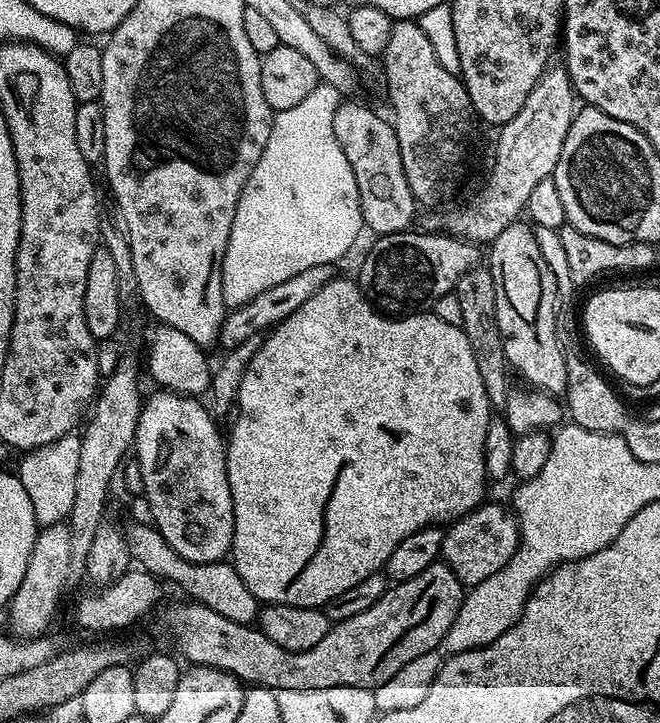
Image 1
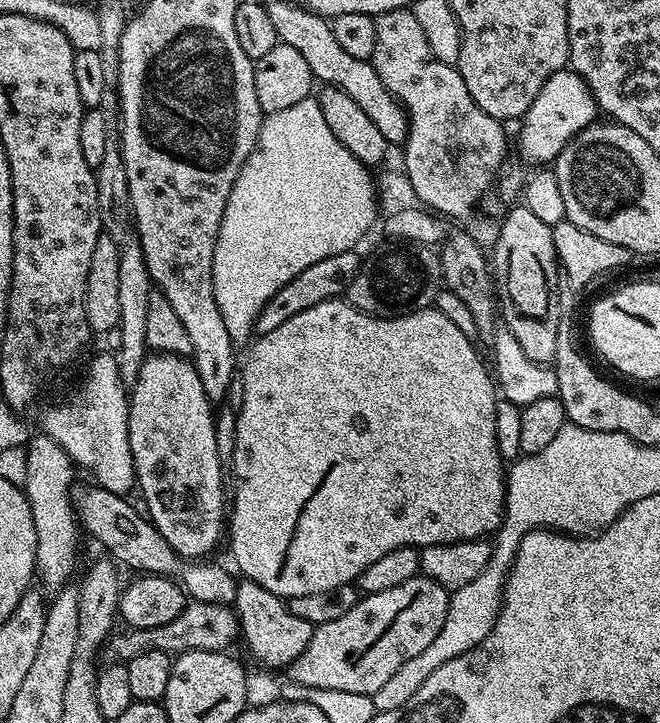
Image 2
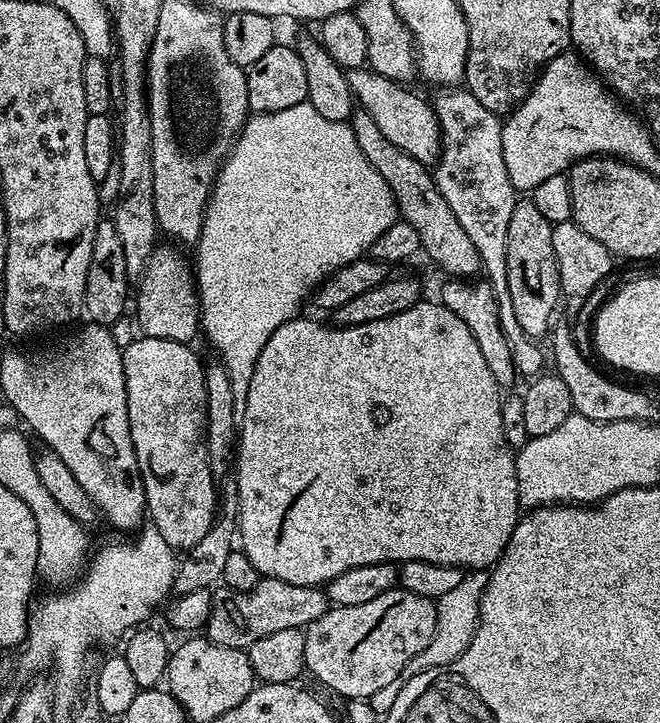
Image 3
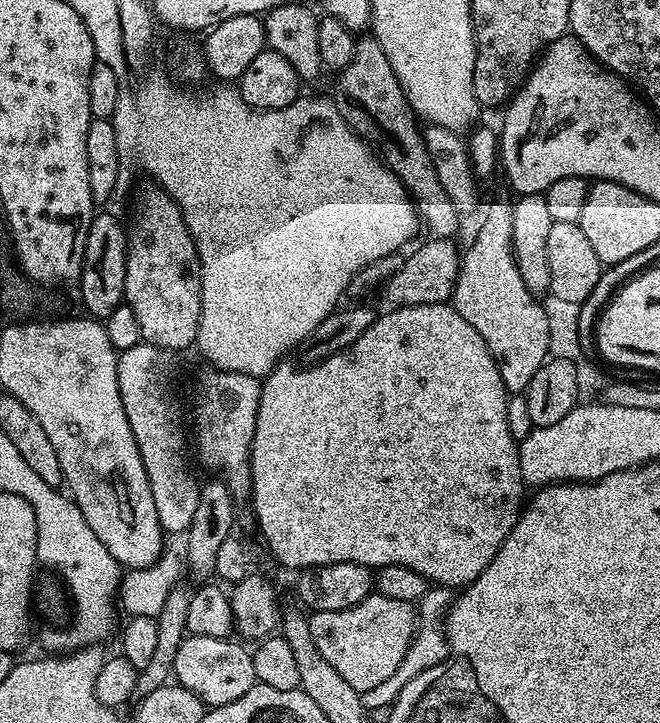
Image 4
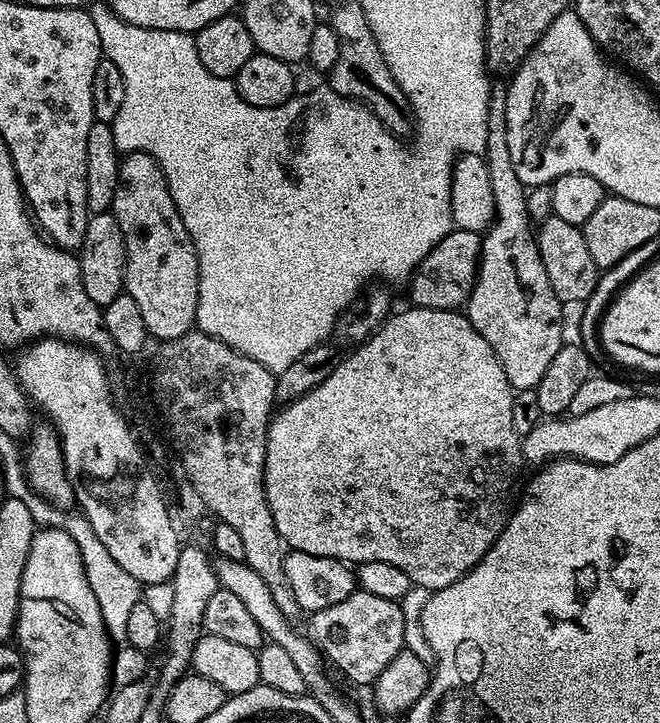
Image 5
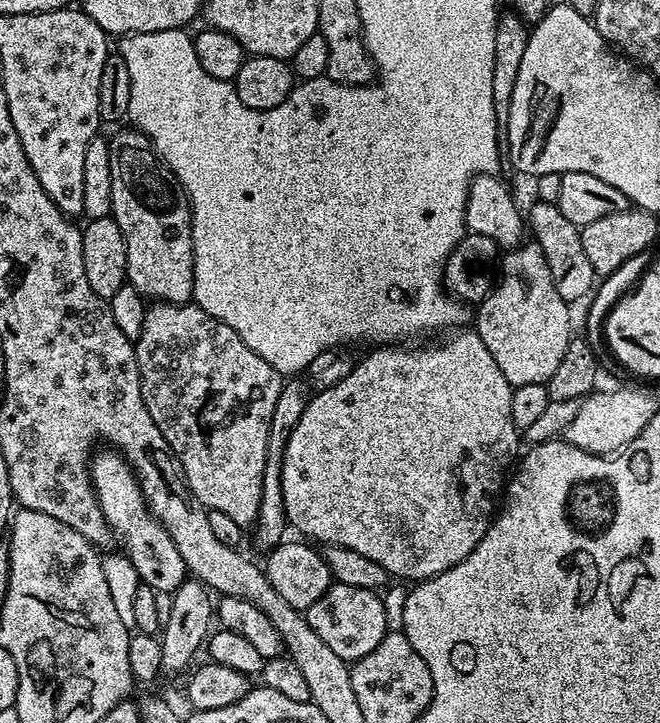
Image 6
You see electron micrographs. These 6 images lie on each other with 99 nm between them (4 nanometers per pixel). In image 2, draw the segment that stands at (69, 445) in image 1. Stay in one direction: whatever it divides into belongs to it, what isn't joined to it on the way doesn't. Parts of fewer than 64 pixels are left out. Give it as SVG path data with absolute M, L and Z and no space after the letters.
M43 434L33 435L26 444L26 478L22 485L24 497L30 502L30 514L34 518L36 536L36 572L45 589L59 590L69 583L76 568L76 532L78 521L72 511L70 487L74 482L71 458Z

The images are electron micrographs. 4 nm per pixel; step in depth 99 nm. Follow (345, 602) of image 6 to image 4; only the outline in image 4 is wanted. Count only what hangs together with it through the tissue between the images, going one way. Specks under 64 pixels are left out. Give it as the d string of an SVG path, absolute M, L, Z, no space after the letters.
M379 594L366 597L358 606L346 610L312 612L308 616L310 634L318 654L354 686L358 693L370 690L381 682L386 682L398 670L402 658L416 633L418 612L412 604L398 602L398 598L386 598Z

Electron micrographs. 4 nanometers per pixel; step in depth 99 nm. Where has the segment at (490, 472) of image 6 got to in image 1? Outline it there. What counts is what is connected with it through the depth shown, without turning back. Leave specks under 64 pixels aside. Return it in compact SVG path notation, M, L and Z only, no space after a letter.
M334 278L322 286L314 298L298 306L294 314L290 314L264 336L258 354L250 358L250 366L242 369L239 376L240 388L235 389L236 409L231 421L232 433L226 436L228 481L234 502L234 538L230 563L238 570L242 582L246 582L250 594L254 594L257 601L323 608L338 598L338 594L350 590L350 586L358 586L362 578L370 578L370 574L381 571L402 538L410 538L410 534L423 528L447 526L485 503L484 487L490 484L484 457L486 426L490 426L494 409L488 400L486 386L482 386L482 374L478 374L478 362L474 362L470 338L466 338L460 326L442 322L442 318L430 310L393 318L372 307L355 279Z

